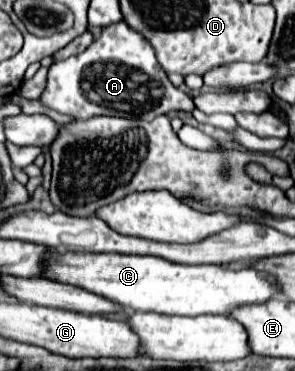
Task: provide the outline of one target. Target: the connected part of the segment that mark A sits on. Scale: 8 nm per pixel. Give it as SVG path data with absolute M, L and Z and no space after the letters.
M125 22L103 28L103 34L81 54L55 62L39 100L61 114L87 120L93 116L121 116L153 120L177 110L193 110L193 100L175 88L159 68L149 42Z

